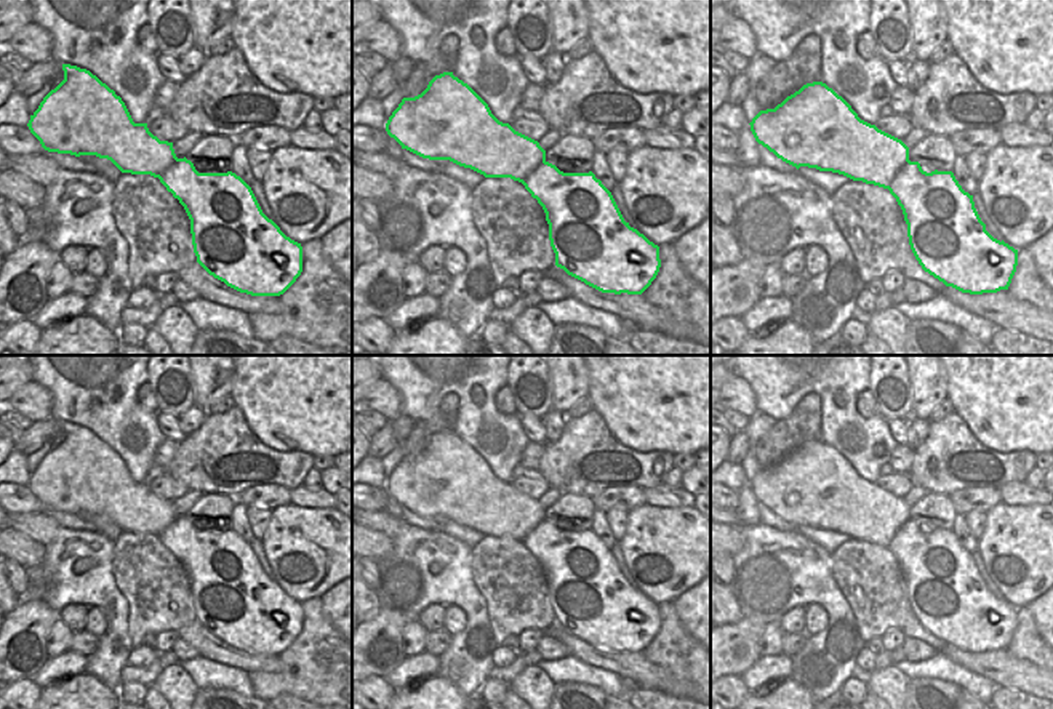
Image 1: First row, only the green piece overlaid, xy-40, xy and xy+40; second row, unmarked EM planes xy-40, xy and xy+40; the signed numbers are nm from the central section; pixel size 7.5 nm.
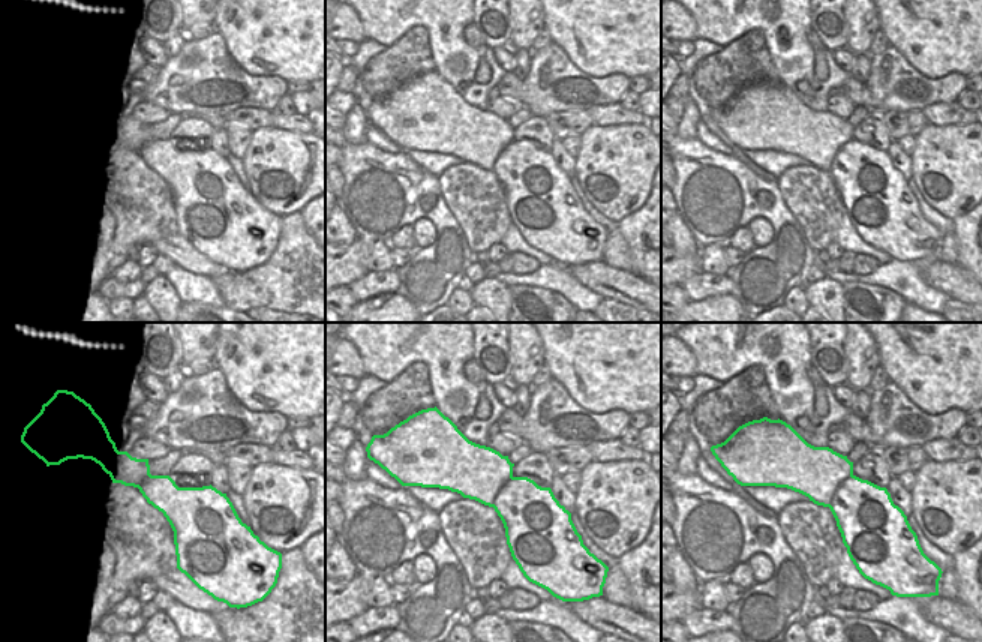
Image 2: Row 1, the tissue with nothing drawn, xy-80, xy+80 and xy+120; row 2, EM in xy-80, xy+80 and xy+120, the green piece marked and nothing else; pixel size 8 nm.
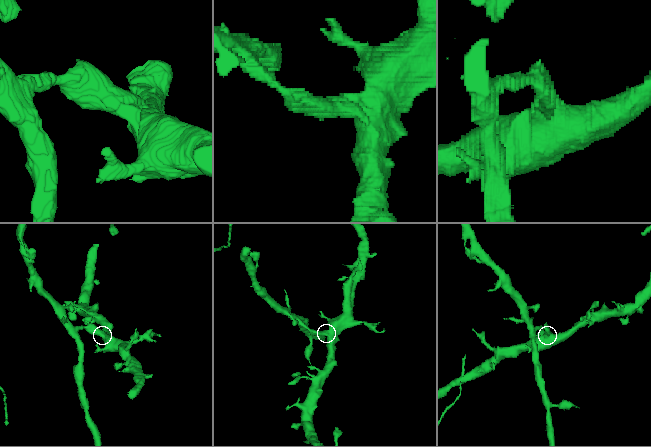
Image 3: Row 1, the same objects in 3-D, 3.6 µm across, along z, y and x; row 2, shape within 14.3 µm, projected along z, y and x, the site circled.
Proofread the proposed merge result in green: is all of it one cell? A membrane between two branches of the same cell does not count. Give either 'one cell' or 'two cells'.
one cell

